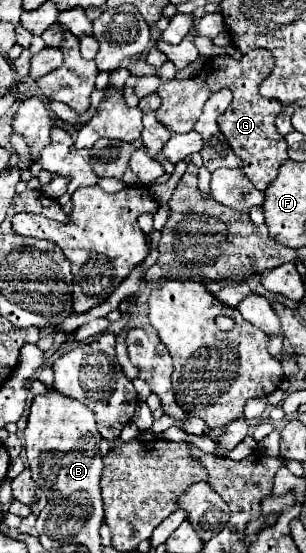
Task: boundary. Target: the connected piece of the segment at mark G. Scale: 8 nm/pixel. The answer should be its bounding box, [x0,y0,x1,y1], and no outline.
[156,50,288,192]

